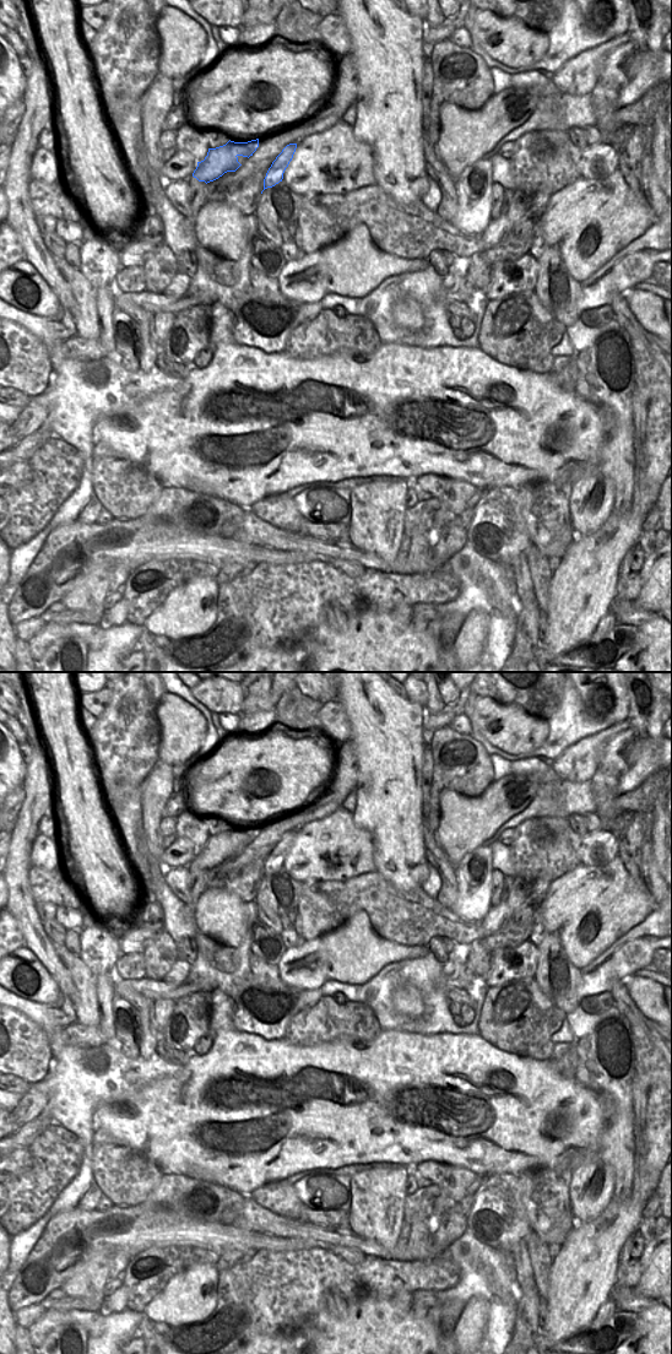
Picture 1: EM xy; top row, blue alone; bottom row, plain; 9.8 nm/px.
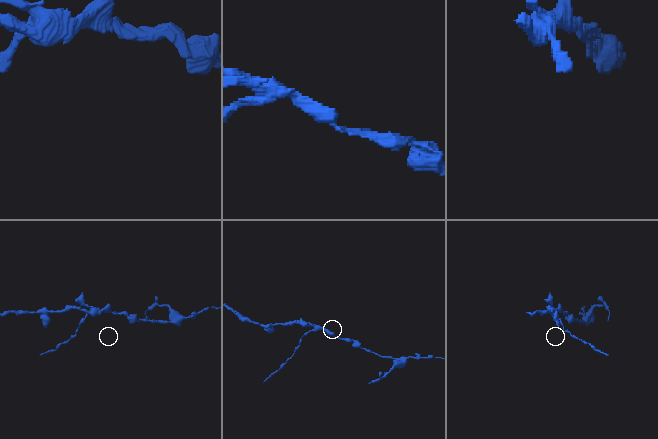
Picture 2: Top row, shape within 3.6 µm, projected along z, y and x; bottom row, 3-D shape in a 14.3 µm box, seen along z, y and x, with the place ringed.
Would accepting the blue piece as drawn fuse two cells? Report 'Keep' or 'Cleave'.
Cleave

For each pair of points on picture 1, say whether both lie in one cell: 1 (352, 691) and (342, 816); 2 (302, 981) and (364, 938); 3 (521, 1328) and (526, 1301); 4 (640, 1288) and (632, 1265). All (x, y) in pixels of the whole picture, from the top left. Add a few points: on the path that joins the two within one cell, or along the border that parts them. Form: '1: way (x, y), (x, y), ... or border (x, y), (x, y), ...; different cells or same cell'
1: border (351, 813), (352, 821), (370, 834); different cells
2: way (318, 971), (332, 971), (348, 954); same cell
3: way (525, 1322), (526, 1308); same cell
4: border (639, 1260), (640, 1277), (632, 1289); different cells

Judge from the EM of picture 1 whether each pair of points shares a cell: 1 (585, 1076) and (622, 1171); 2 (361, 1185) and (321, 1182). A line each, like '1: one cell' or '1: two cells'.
1: one cell
2: two cells

